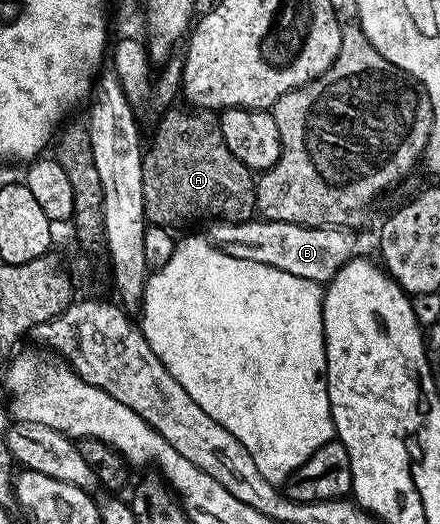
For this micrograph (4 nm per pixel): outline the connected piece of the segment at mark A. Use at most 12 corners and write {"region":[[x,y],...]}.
{"region":[[172,106],[143,152],[146,222],[246,223],[256,176],[216,112]]}

